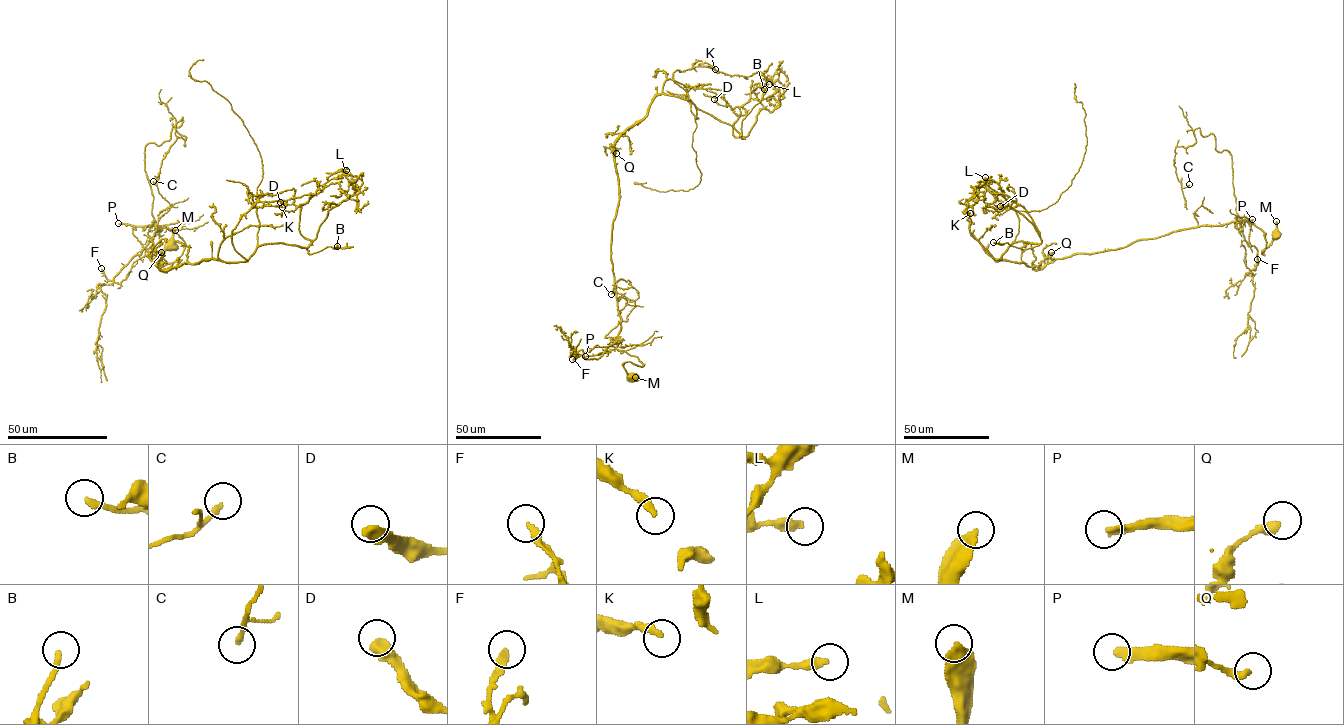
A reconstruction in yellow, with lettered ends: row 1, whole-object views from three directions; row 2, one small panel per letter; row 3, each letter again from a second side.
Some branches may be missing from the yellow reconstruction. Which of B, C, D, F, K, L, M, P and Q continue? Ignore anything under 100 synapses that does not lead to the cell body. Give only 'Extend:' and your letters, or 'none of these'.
Extend: B, P

